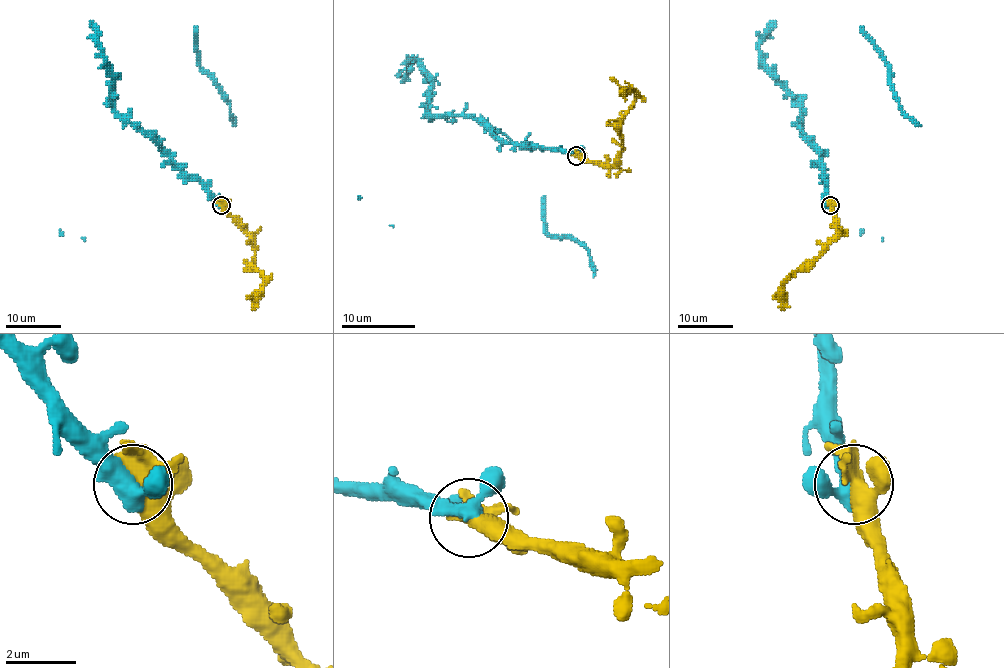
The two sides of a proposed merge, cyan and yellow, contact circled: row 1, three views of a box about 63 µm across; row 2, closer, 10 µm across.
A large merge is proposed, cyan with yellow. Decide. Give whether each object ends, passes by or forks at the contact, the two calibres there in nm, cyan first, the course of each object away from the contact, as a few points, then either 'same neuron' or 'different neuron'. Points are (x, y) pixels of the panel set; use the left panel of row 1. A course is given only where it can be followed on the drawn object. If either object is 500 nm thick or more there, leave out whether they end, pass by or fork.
cyan passes by; yellow forks there; 440 nm thick on the cyan side, 400 nm on the other; cyan runs (221, 204), (115, 110), (113, 75), (102, 56), (99, 30), (92, 23), (89, 25); yellow runs (221, 204), (254, 247), (253, 263), (265, 278), (257, 307); same neuron

